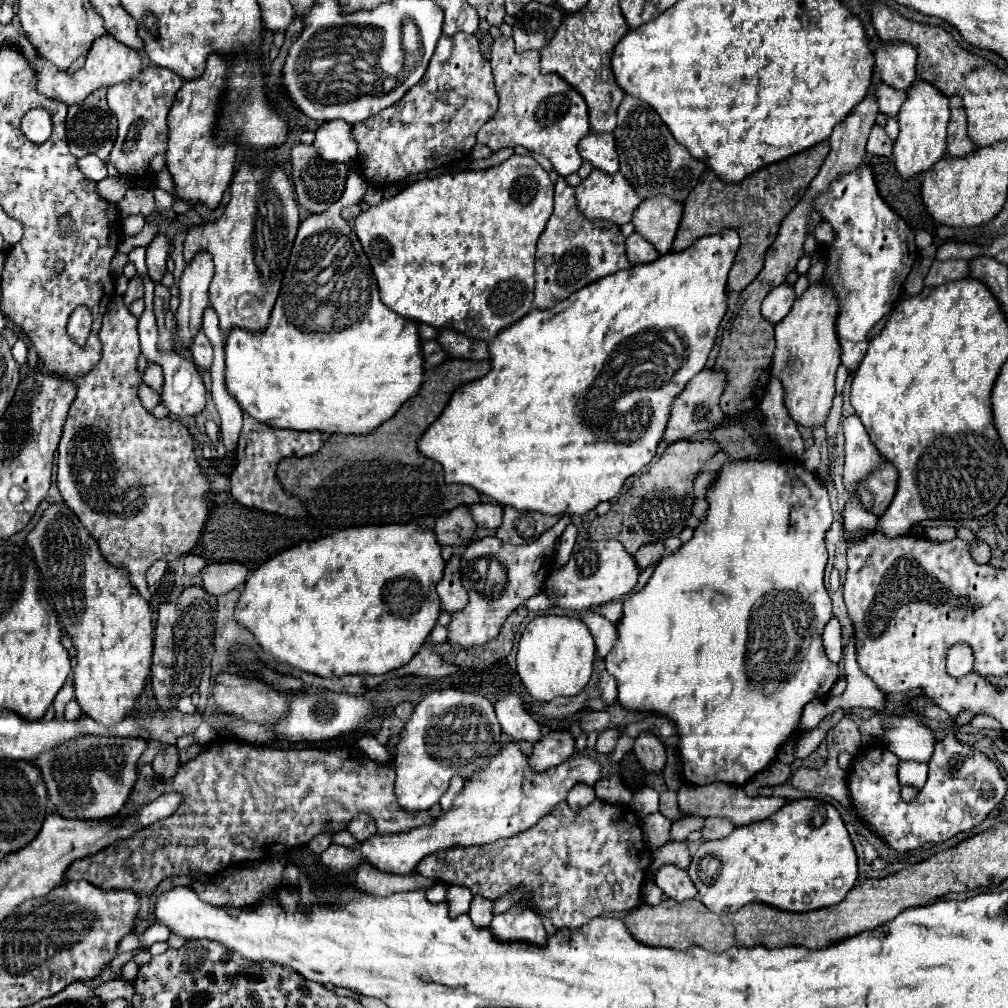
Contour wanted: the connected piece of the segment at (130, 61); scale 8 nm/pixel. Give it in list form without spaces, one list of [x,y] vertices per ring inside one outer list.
[[[108,34],[106,36],[100,36],[94,40],[90,52],[88,52],[88,58],[86,58],[86,64],[74,72],[74,74],[68,74],[64,70],[58,70],[52,62],[44,60],[44,58],[38,58],[36,62],[30,62],[28,64],[32,66],[32,72],[36,76],[36,86],[38,86],[38,92],[42,92],[44,96],[48,98],[54,98],[54,100],[60,100],[64,104],[80,104],[90,92],[102,88],[102,86],[114,86],[122,80],[130,80],[134,78],[140,70],[142,70],[142,62],[140,62],[140,56],[138,52],[134,52],[132,48],[126,48],[122,42],[110,38]]]

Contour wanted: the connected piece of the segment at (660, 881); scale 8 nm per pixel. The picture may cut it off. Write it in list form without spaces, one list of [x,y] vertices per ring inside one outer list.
[[[662,866],[656,874],[656,884],[662,888],[662,892],[672,898],[672,900],[690,900],[690,898],[696,898],[696,888],[688,876],[686,870],[678,868],[678,866]]]

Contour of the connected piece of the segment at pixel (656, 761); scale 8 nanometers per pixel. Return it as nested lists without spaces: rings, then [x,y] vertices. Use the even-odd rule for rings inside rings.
[[[642,732],[634,740],[634,754],[646,772],[662,772],[666,766],[664,744],[652,732]]]

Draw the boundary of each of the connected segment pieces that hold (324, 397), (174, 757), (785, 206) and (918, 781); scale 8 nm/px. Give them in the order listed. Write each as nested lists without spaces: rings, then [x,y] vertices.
[[[352,170],[346,184],[348,184],[348,188],[346,188],[342,200],[338,200],[338,204],[332,204],[328,210],[324,210],[320,214],[310,214],[306,220],[300,222],[300,228],[298,228],[298,234],[294,240],[294,248],[292,248],[292,256],[290,256],[290,268],[284,274],[282,292],[276,300],[276,306],[272,310],[272,318],[270,318],[266,332],[260,332],[258,336],[254,336],[250,332],[242,332],[242,330],[234,328],[230,332],[230,336],[226,338],[226,388],[228,388],[228,392],[238,398],[242,408],[252,418],[256,418],[258,422],[270,424],[272,428],[318,430],[326,436],[330,436],[330,434],[370,434],[382,422],[390,420],[406,400],[410,400],[412,396],[418,394],[418,390],[422,386],[424,358],[422,358],[422,340],[418,336],[418,324],[410,318],[404,318],[404,316],[392,312],[388,306],[382,304],[382,300],[378,296],[378,284],[376,284],[374,272],[372,272],[370,262],[360,246],[360,240],[358,240],[356,232],[350,228],[350,224],[340,216],[344,206],[348,206],[348,204],[354,206],[360,202],[362,194],[366,190],[366,180],[358,172]]]
[[[171,748],[165,753],[157,755],[152,765],[158,777],[162,779],[174,777],[180,766],[178,750],[176,748]]]
[[[824,140],[804,152],[798,152],[782,162],[758,170],[756,174],[744,178],[738,184],[722,182],[710,168],[704,170],[694,192],[690,192],[690,196],[684,202],[684,216],[672,250],[674,252],[686,250],[702,236],[716,234],[724,228],[734,228],[740,234],[742,244],[740,244],[740,256],[736,256],[728,276],[728,292],[742,292],[762,270],[764,256],[774,240],[774,234],[778,234],[778,228],[786,218],[786,214],[802,200],[804,192],[808,190],[812,178],[818,174],[828,152],[830,152],[830,142]]]
[[[902,760],[898,764],[900,786],[912,786],[914,790],[920,790],[926,784],[926,776],[928,776],[928,764],[924,764],[924,762]]]

